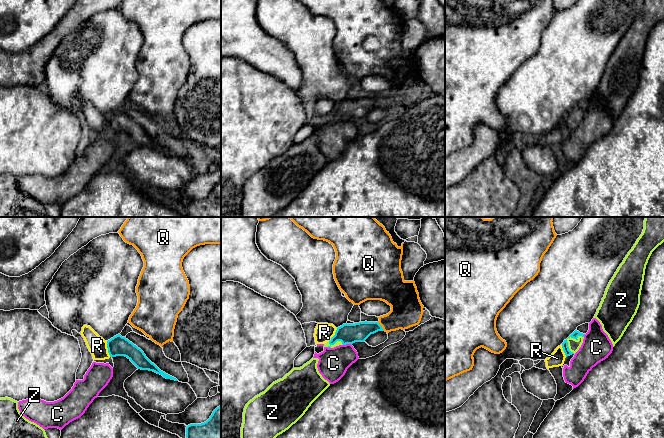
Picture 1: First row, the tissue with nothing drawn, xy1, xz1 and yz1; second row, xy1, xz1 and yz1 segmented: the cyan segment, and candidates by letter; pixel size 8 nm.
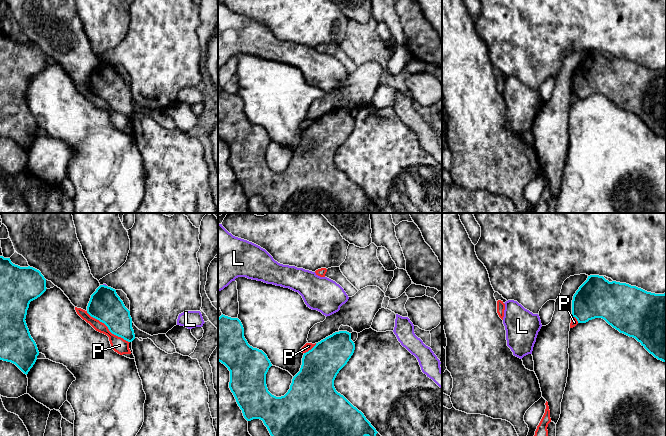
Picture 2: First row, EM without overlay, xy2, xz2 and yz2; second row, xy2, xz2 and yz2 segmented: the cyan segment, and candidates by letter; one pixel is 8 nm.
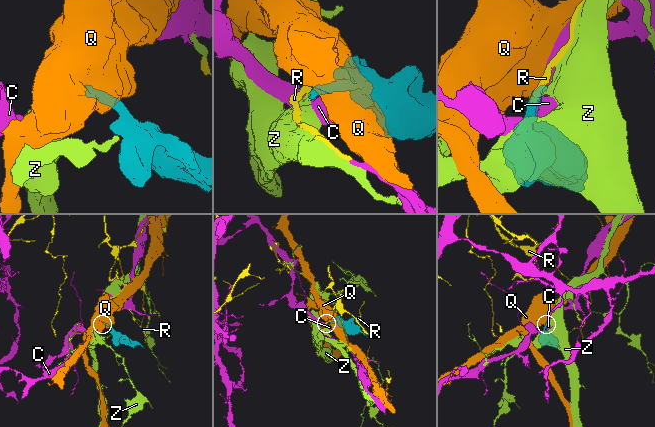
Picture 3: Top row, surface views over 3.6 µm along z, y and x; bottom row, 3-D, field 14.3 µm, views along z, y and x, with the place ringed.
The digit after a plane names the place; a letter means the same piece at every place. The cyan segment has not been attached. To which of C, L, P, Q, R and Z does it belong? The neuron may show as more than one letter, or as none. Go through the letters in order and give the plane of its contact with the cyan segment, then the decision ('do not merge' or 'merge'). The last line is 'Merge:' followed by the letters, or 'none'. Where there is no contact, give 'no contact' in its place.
C: xz1 | do not merge
L: xy2 | do not merge
P: xy2 | do not merge
Q: xz1 | do not merge
R: xy1 | do not merge
Z: yz1 | merge
Merge: Z

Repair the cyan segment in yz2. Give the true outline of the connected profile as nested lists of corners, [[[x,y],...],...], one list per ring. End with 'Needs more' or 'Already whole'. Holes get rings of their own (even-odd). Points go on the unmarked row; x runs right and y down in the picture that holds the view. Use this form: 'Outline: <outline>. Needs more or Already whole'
Outline: [[[590,51],[590,52],[588,52],[587,56],[579,63],[579,65],[576,67],[576,69],[573,72],[572,93],[575,93],[577,95],[578,99],[586,99],[589,96],[592,96],[595,94],[602,94],[609,101],[611,101],[613,104],[618,106],[620,109],[623,109],[629,113],[635,114],[655,134],[657,134],[658,136],[661,136],[663,138],[666,138],[666,69],[655,70],[655,69],[647,68],[647,67],[645,67],[641,64],[638,64],[636,62],[631,62],[626,59],[620,59],[620,58],[616,58],[616,57],[609,58],[603,52]]]. Already whole

